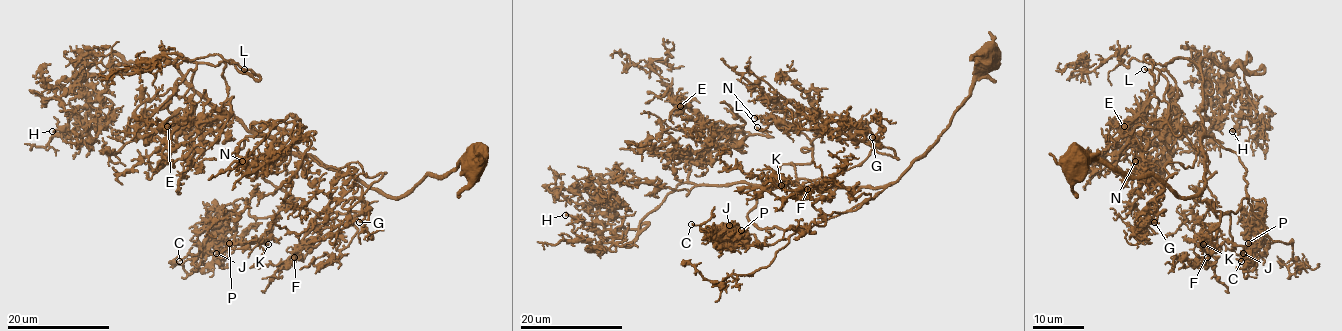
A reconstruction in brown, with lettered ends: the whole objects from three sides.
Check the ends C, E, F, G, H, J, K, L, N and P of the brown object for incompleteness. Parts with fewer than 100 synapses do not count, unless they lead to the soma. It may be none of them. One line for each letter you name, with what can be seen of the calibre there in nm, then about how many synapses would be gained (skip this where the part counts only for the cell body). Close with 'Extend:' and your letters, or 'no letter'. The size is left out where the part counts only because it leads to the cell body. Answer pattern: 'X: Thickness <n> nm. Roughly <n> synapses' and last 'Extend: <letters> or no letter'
L: Thickness 220 nm. Roughly 200 synapses
Extend: L

